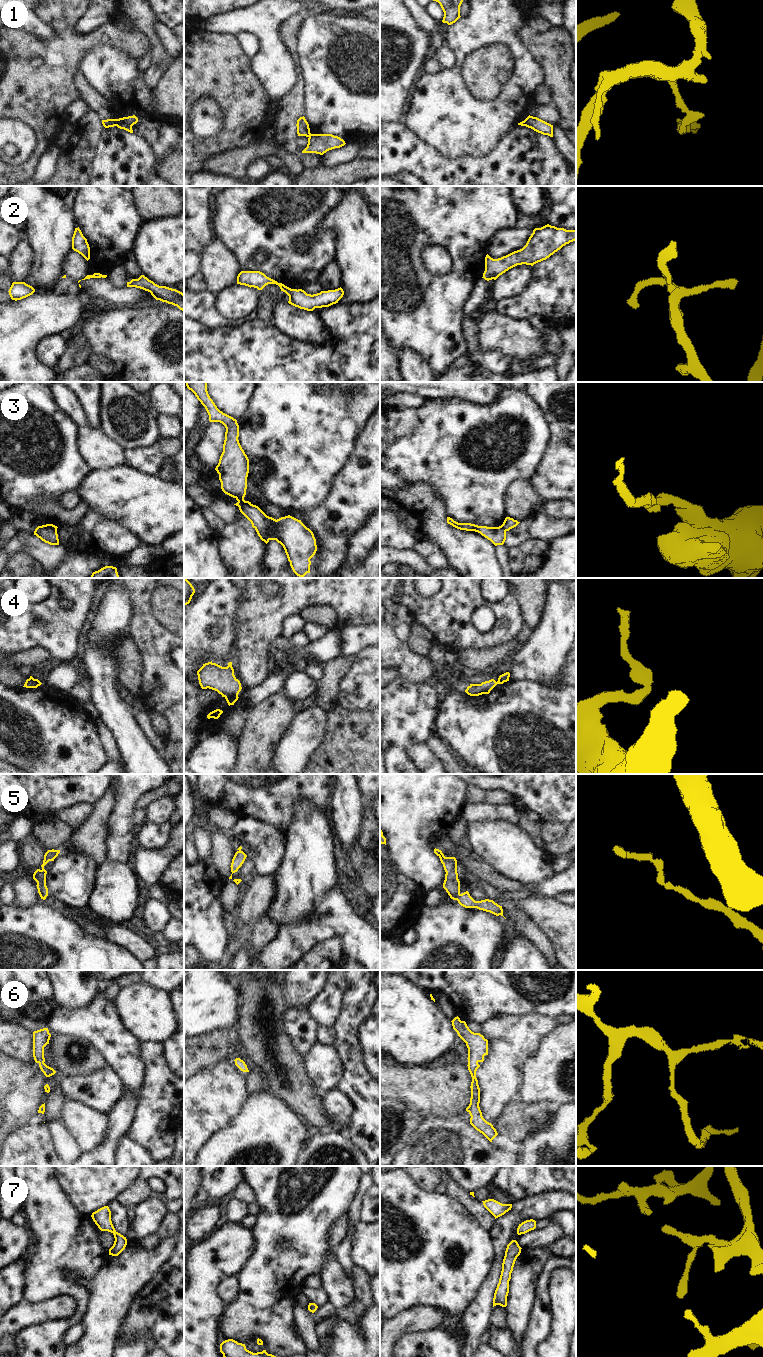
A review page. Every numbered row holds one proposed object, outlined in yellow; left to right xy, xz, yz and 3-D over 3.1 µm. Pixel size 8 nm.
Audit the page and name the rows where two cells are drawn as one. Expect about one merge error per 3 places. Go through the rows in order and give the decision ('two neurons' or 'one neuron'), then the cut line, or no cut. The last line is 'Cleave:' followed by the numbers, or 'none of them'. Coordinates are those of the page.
1: two neurons; cut in xy along (113, 119), (115, 125)
2: two neurons; cut in xz along (290, 288), (286, 293)
3: two neurons; cut in xz along (250, 503), (239, 507)
4: two neurons; cut in xz along (237, 694), (225, 697)
5: one neuron; no cut
6: one neuron; no cut
7: one neuron; no cut
Cleave: 1, 2, 3, 4

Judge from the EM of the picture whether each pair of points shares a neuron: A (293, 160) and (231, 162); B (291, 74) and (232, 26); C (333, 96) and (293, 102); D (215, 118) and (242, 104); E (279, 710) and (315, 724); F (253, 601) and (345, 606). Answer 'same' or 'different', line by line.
A: same
B: same
C: different
D: different
E: different
F: same

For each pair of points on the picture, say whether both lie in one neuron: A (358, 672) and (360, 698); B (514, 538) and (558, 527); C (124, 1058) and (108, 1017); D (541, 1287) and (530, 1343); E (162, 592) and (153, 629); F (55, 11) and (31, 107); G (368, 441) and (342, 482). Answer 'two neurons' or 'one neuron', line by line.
A: one neuron
B: one neuron
C: one neuron
D: one neuron
E: two neurons
F: one neuron
G: one neuron

